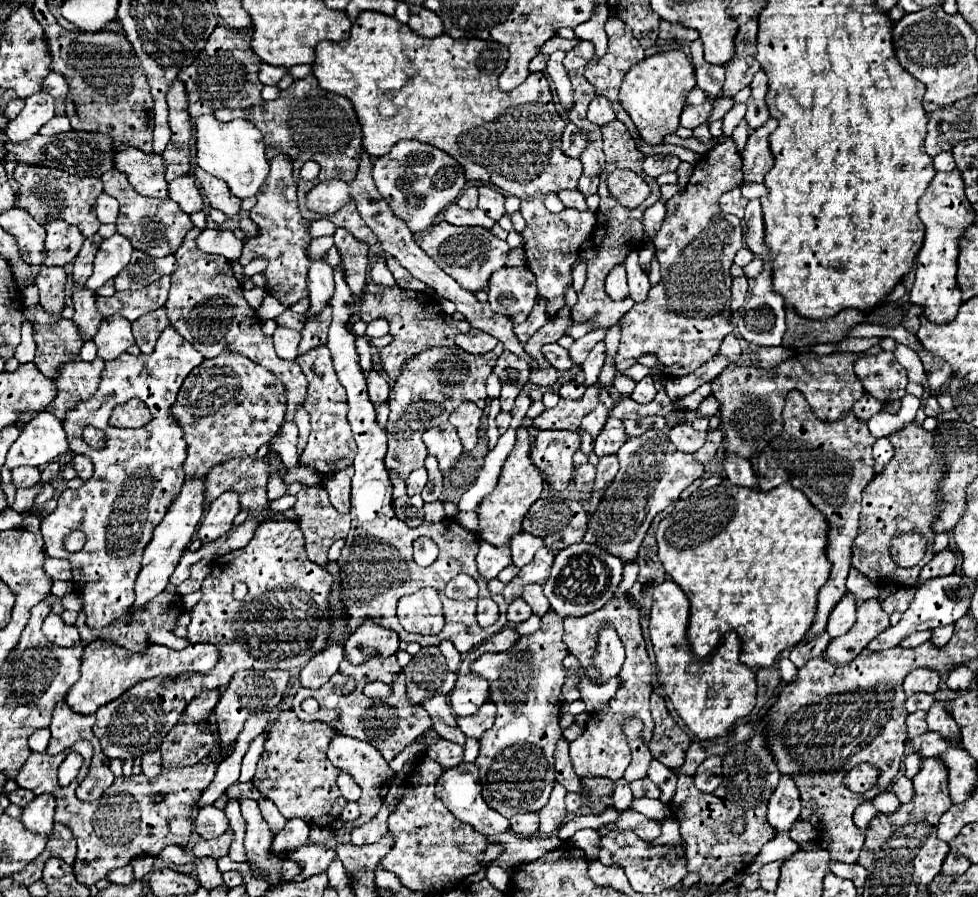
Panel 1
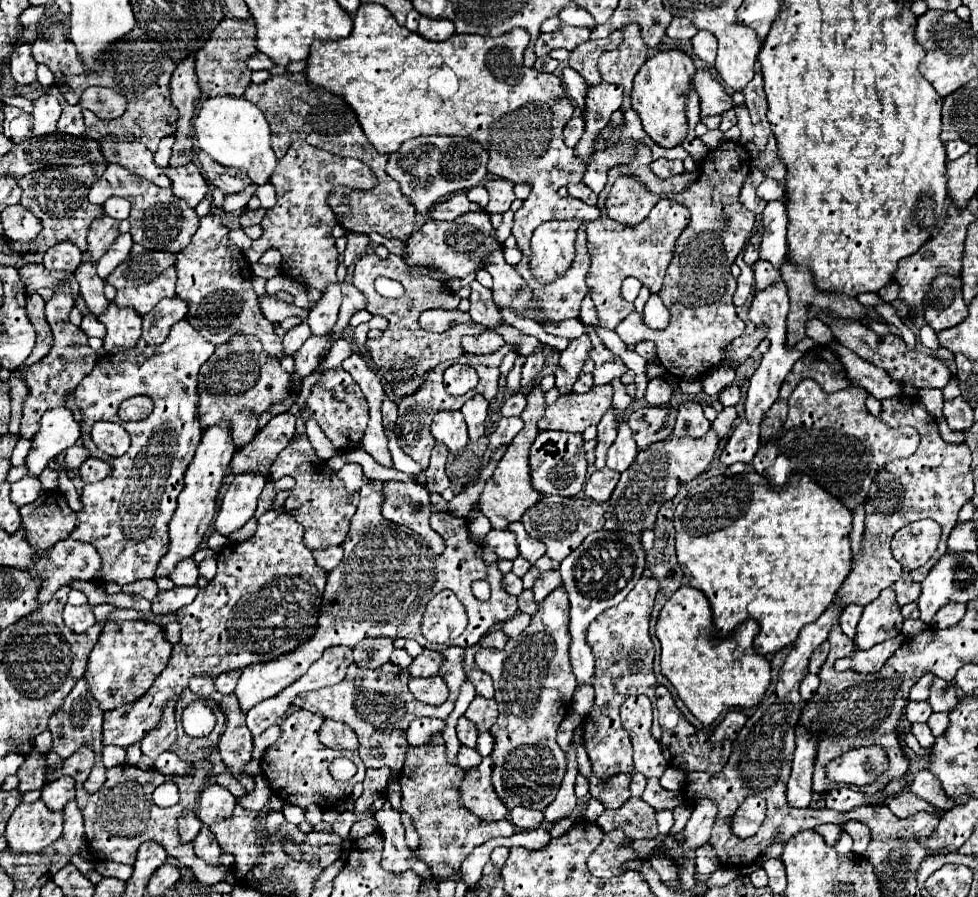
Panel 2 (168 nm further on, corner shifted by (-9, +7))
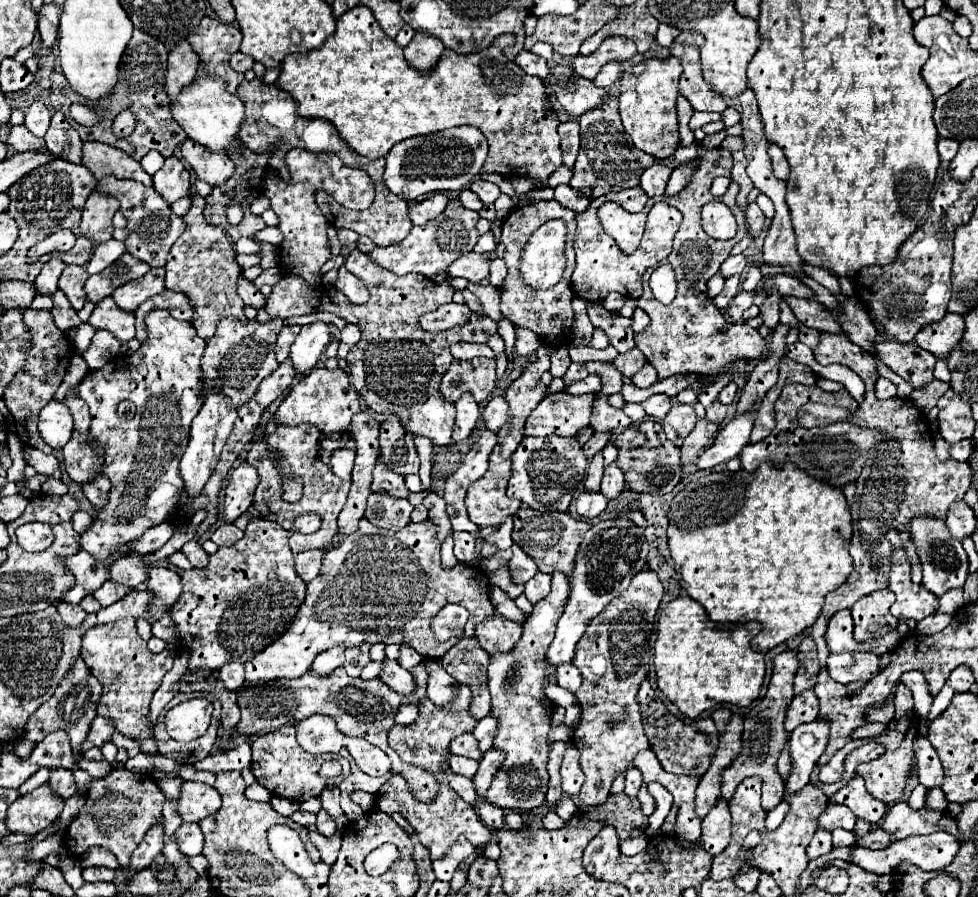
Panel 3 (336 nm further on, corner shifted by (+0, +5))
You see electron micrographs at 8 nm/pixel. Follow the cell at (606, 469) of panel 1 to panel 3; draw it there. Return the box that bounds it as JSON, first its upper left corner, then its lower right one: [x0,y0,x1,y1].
[576,489,608,519]

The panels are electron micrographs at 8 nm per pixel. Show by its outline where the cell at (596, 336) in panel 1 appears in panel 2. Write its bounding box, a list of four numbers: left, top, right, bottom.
[555,335,591,395]

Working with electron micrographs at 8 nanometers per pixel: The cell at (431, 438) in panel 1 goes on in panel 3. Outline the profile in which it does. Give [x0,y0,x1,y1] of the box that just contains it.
[266,249,498,445]

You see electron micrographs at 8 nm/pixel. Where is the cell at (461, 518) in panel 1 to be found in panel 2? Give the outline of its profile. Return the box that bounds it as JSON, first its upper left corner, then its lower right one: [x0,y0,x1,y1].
[469,515,491,543]

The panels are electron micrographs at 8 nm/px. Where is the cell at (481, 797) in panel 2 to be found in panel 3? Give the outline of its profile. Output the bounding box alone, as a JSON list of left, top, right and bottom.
[472,749,504,797]

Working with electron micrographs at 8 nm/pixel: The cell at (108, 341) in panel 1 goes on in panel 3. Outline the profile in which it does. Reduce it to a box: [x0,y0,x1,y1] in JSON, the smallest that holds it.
[88,297,134,343]

